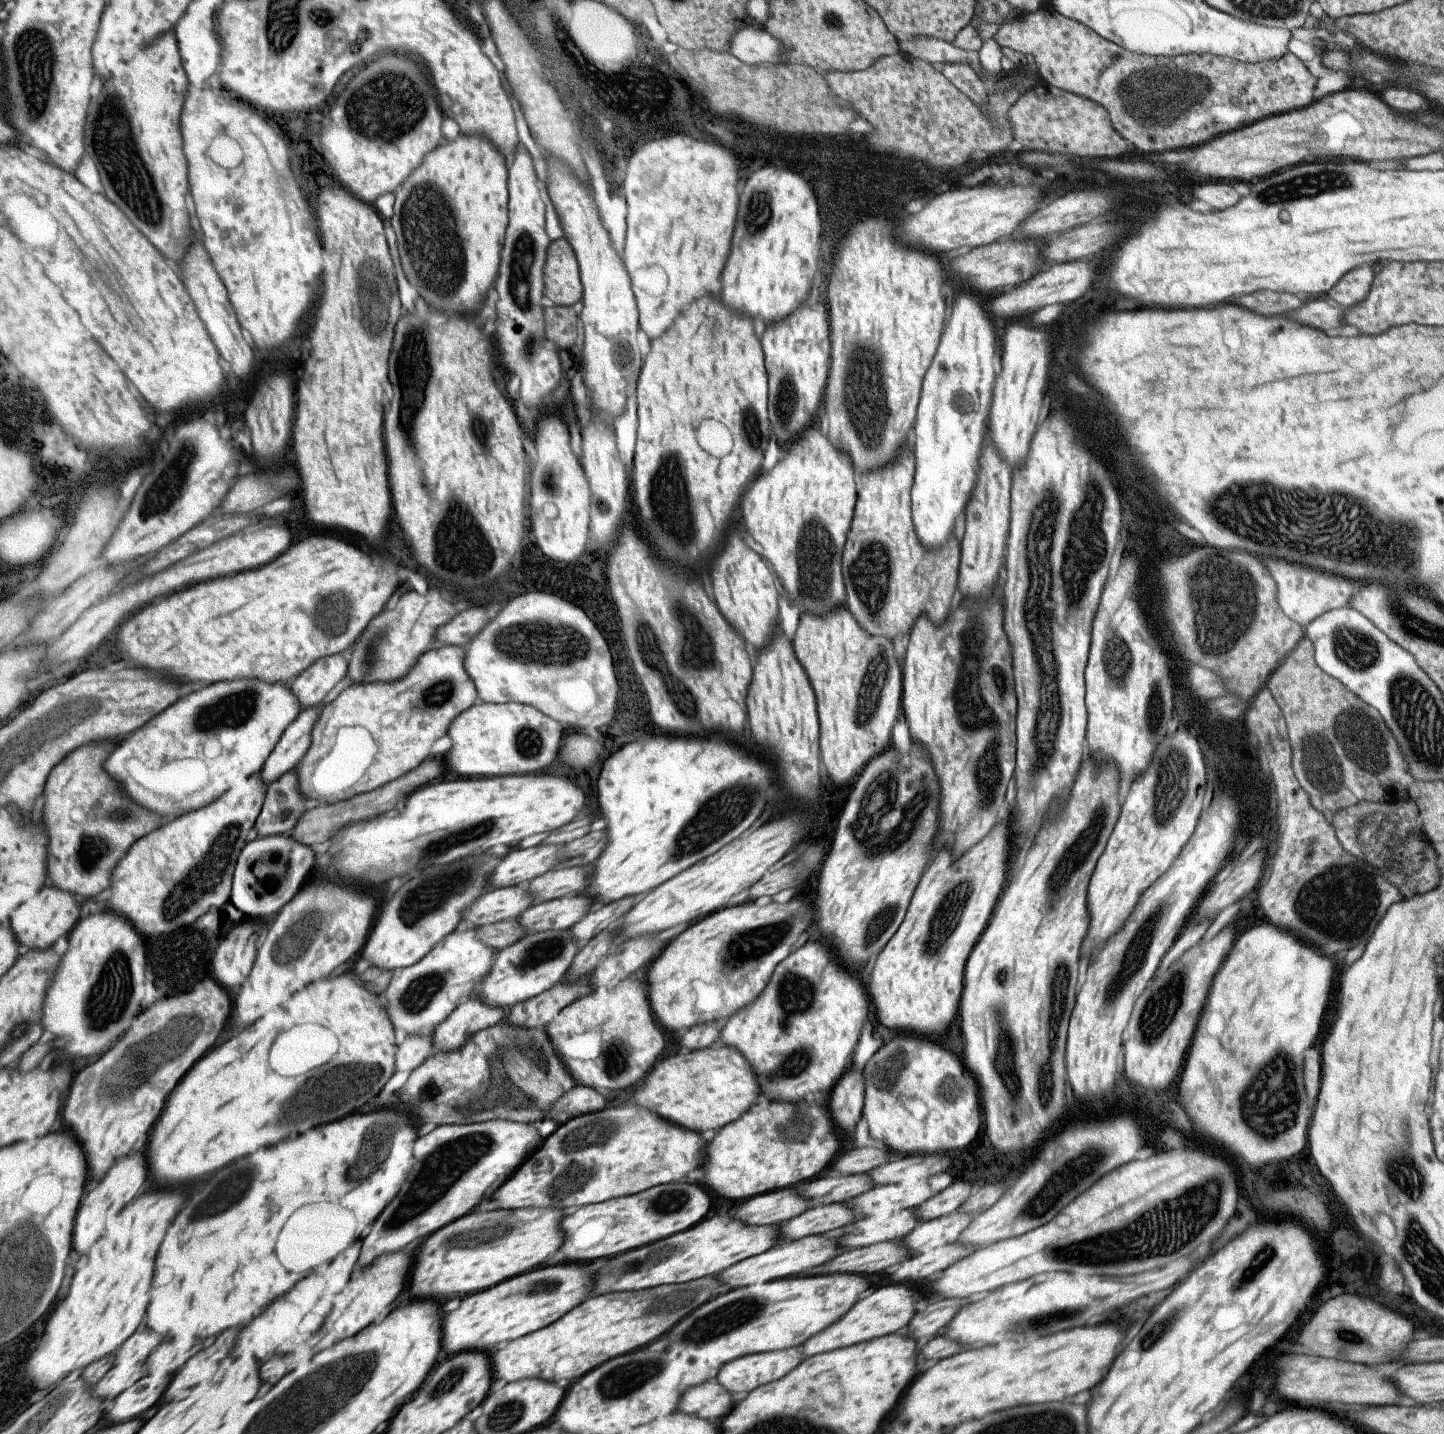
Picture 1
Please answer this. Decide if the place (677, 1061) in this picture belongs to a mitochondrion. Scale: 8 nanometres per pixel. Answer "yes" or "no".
no

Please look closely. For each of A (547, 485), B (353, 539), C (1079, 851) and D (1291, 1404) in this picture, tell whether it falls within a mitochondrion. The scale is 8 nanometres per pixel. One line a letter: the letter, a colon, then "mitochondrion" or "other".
A: mitochondrion
B: other
C: mitochondrion
D: other

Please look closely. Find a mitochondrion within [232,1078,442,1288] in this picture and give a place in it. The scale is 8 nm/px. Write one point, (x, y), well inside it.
(376, 1153)

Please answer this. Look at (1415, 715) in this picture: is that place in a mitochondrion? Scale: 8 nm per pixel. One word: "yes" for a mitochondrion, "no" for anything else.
yes

